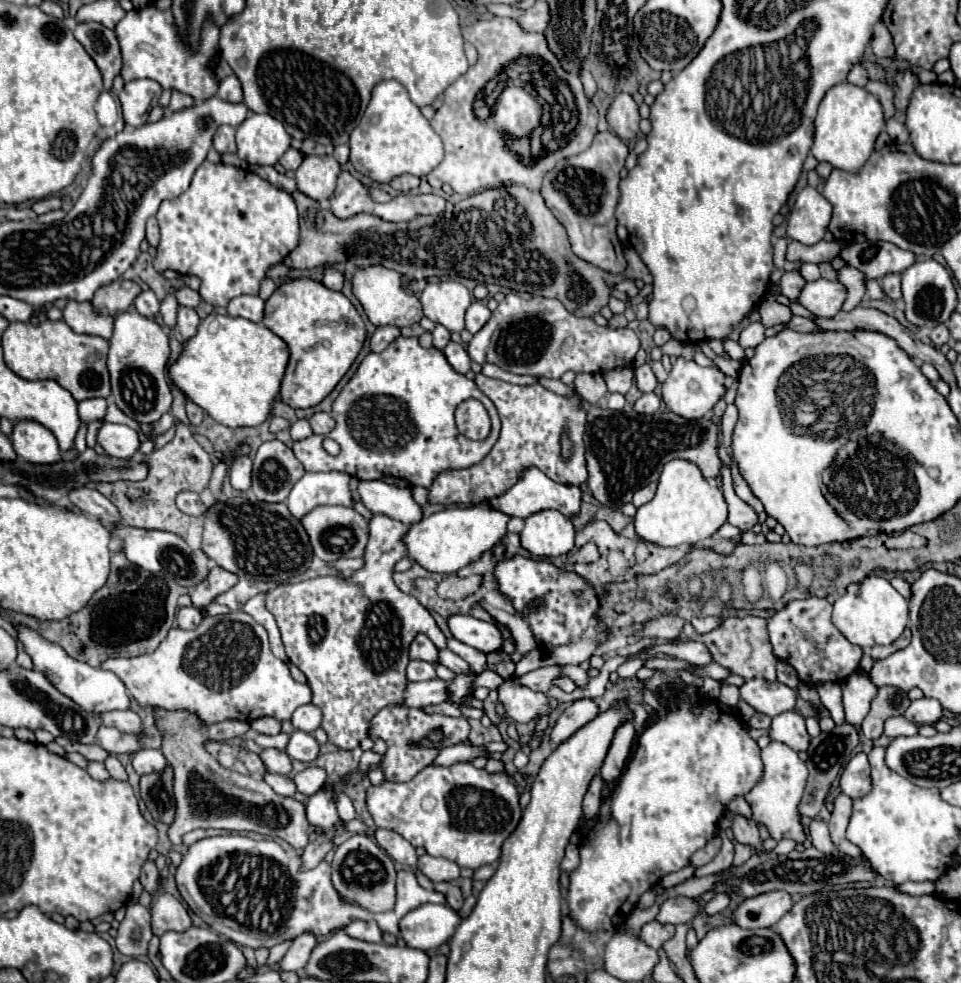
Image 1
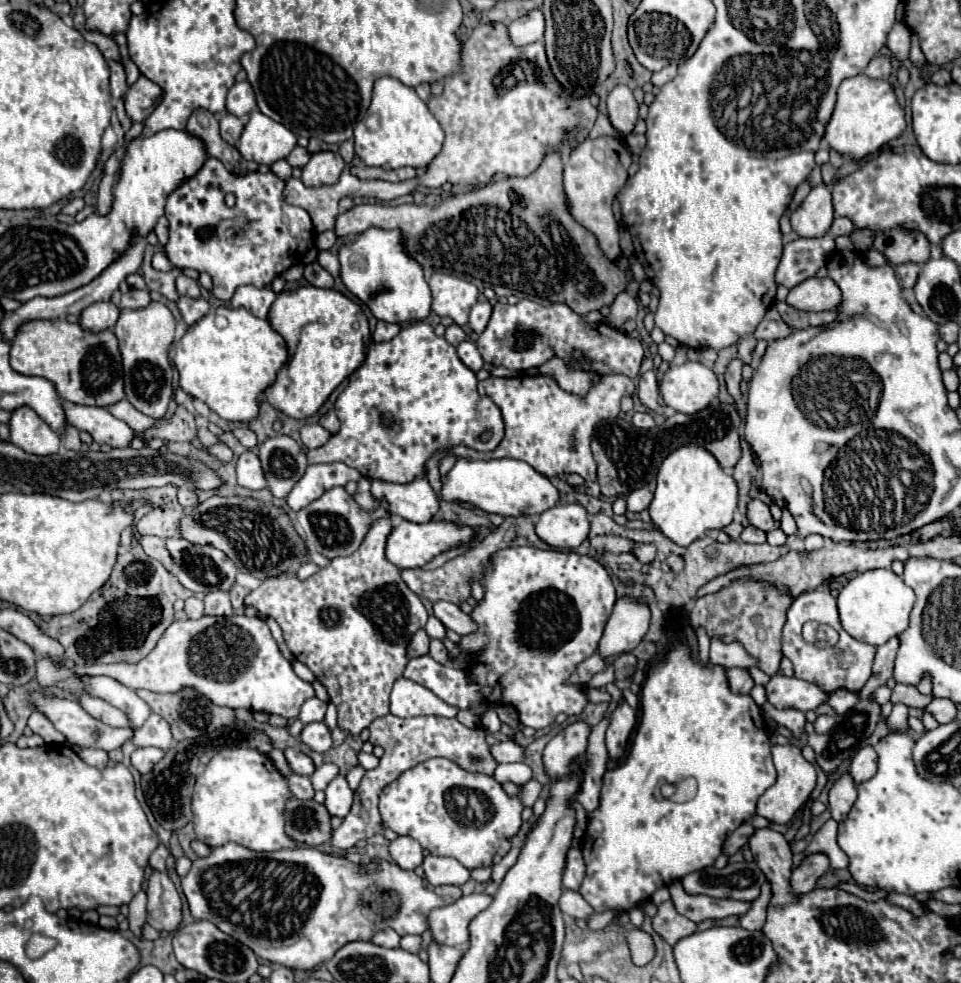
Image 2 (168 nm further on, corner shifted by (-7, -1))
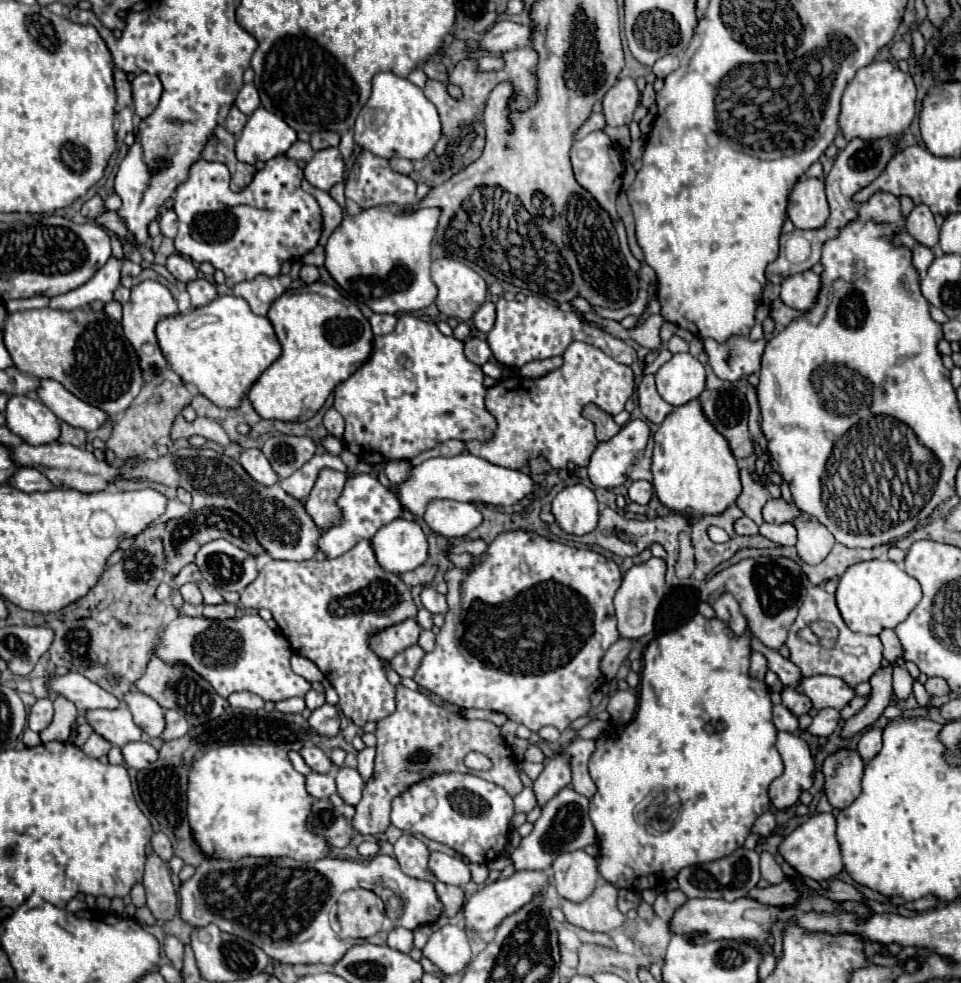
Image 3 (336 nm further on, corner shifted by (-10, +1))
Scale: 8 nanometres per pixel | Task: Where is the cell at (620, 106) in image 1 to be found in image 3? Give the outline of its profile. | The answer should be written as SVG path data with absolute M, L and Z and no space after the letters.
M630 77L620 79L602 99L602 113L606 117L606 123L610 127L630 125L638 101L640 101L640 91L634 79Z

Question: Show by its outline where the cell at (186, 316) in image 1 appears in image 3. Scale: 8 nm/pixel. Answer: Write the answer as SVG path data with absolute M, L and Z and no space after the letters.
M194 279L188 283L188 293L192 297L194 307L202 307L204 303L210 303L212 299L218 297L216 285L208 279Z

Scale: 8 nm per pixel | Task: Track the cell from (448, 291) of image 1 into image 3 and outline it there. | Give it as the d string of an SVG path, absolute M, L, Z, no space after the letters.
M454 256L440 257L432 263L432 281L438 287L436 307L448 317L468 321L488 297L488 285L468 265Z

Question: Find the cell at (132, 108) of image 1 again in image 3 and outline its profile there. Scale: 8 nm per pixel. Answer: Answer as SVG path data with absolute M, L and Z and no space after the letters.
M140 73L132 81L132 95L134 95L134 111L144 119L156 109L162 95L162 83L156 75Z

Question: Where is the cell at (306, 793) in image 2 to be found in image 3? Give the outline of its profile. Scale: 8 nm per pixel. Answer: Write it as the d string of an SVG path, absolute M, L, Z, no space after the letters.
M310 773L306 777L306 789L312 797L316 799L328 799L330 795L336 793L336 781L334 781L334 773Z

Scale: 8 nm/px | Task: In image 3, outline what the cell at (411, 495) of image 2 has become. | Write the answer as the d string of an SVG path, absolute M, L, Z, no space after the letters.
M442 499L428 503L424 521L444 537L464 537L482 523L482 513L476 509L476 503Z

